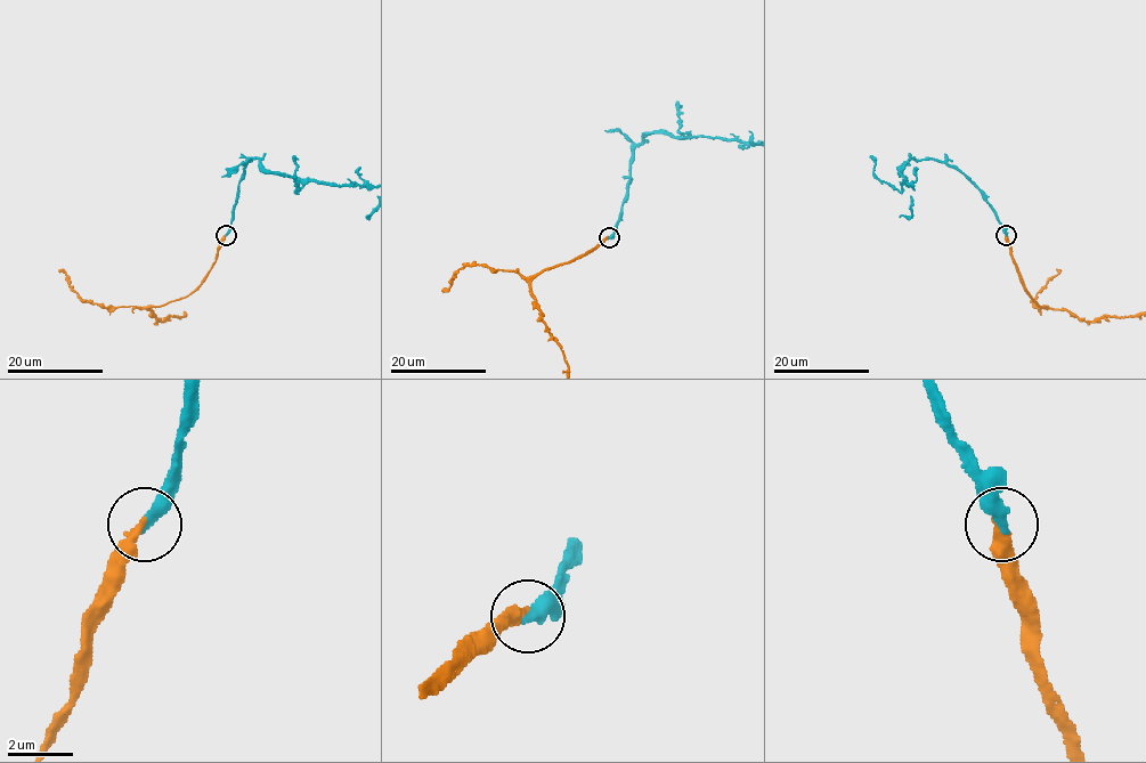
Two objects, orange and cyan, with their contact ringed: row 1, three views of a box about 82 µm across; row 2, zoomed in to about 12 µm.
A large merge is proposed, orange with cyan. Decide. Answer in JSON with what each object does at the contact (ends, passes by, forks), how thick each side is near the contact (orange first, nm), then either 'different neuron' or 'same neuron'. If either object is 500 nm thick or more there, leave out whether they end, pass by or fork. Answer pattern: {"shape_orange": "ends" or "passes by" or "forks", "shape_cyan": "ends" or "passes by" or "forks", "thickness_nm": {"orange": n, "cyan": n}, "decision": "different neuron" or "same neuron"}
{"shape_orange": "ends", "shape_cyan": "ends", "thickness_nm": {"orange": 340, "cyan": 420}, "decision": "same neuron"}

